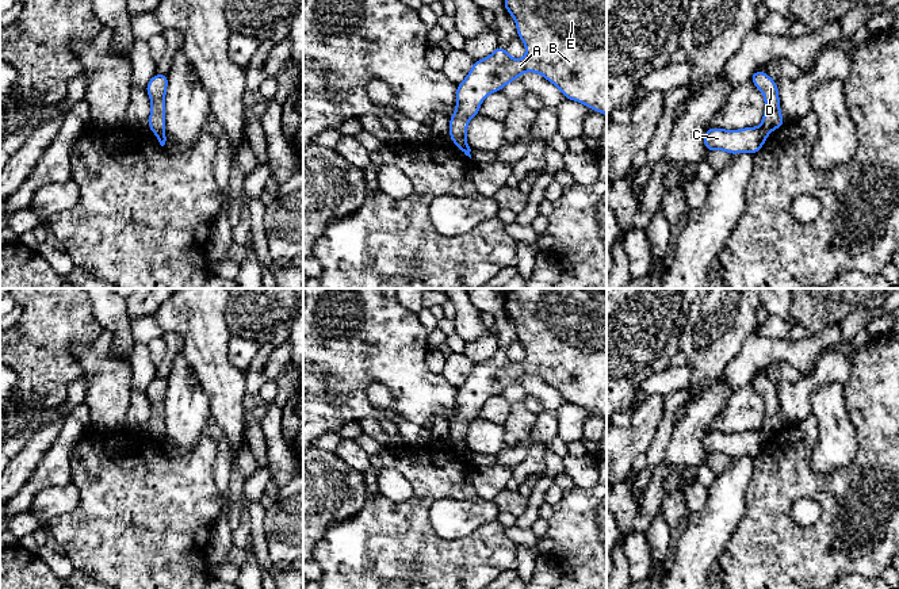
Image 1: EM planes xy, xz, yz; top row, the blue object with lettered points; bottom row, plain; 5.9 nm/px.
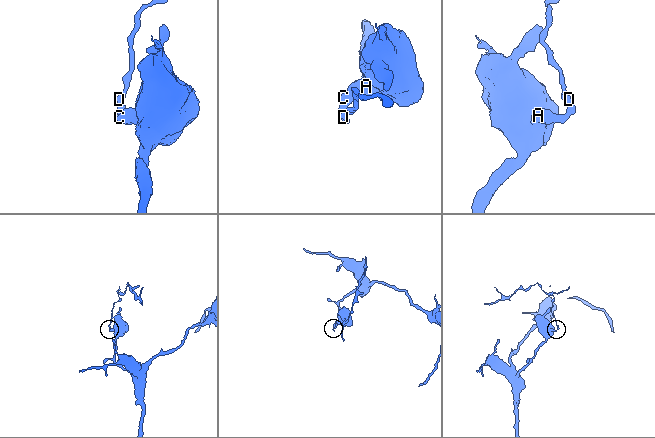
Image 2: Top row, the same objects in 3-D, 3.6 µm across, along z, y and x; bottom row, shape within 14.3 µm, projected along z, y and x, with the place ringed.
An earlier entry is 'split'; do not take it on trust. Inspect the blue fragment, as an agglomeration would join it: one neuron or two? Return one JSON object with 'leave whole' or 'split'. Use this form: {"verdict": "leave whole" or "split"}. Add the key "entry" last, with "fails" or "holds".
{"verdict": "split", "entry": "holds"}

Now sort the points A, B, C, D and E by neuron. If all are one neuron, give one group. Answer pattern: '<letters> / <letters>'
A B C E / D

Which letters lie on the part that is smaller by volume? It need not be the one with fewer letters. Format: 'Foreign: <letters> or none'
Foreign: D

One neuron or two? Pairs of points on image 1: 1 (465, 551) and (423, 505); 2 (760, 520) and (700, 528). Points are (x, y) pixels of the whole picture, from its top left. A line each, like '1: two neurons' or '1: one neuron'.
1: one neuron
2: two neurons

